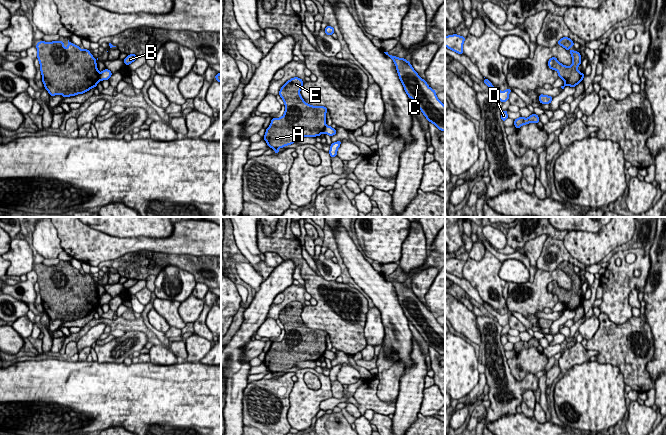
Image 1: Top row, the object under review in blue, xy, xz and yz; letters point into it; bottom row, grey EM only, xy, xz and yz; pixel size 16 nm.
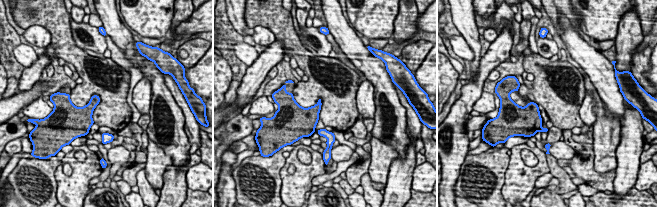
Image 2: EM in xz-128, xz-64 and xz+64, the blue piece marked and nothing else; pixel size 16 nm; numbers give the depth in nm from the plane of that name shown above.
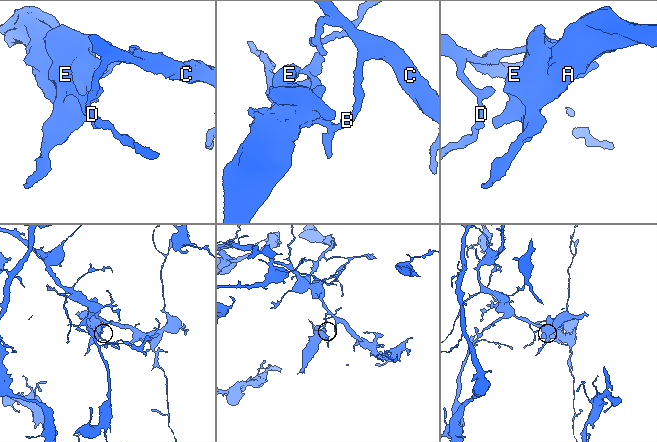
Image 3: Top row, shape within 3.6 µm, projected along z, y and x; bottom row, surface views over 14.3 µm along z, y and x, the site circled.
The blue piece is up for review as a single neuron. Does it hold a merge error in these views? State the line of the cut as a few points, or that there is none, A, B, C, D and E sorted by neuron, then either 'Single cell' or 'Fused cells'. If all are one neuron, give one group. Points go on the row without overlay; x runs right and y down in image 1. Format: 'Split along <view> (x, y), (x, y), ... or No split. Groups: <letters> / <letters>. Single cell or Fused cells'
Split along xy (98, 297), (99, 303). Groups: A E / B C D. Fused cells

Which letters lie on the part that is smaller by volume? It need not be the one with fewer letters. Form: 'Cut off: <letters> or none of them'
Cut off: A, E

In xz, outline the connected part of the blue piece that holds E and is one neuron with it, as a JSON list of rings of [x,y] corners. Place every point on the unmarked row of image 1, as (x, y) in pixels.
[[[294,301],[279,315],[285,329],[284,339],[271,343],[263,361],[267,369],[275,374],[274,378],[280,377],[279,372],[293,368],[298,362],[320,360],[326,351],[328,333],[307,328],[299,317],[302,311],[302,303]]]

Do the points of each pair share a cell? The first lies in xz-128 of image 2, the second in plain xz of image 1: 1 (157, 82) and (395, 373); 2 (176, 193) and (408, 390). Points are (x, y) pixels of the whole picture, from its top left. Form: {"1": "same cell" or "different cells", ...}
{"1": "different cells", "2": "same cell"}

